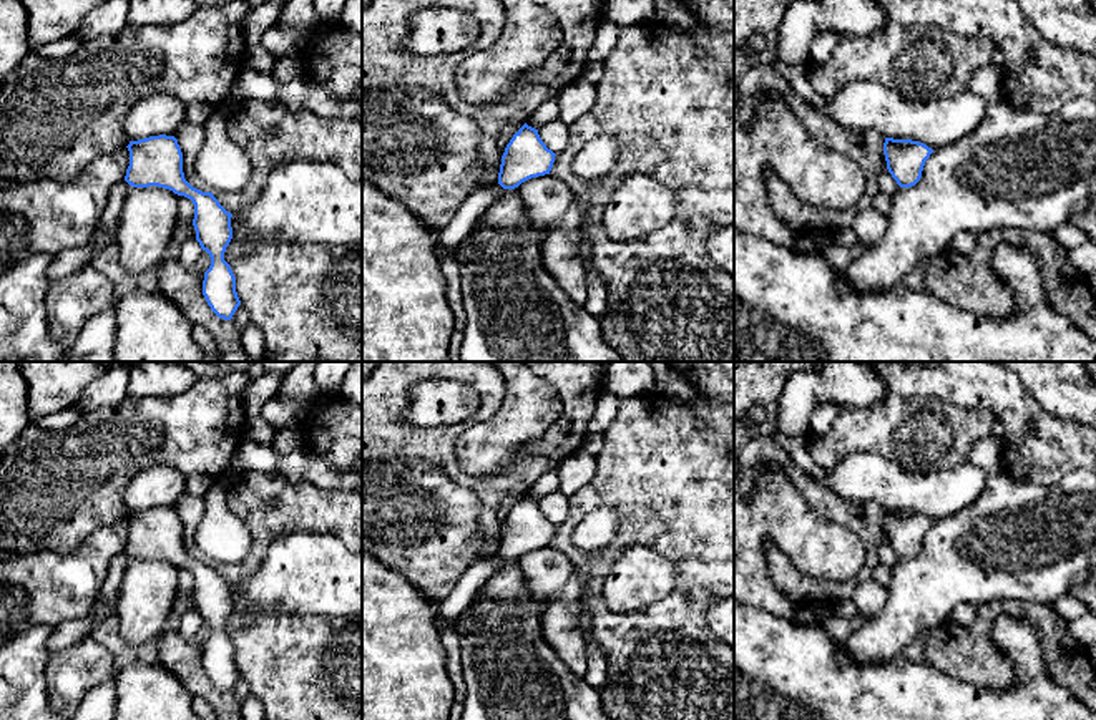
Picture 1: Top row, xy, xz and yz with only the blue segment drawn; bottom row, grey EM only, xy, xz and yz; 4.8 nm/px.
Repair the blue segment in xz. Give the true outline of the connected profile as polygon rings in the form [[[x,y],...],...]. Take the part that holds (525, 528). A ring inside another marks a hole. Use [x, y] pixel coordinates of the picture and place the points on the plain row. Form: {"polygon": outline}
{"polygon": [[[525,494],[505,519],[498,556],[503,561],[515,561],[531,549],[550,546],[555,528],[541,513],[538,501]]]}

